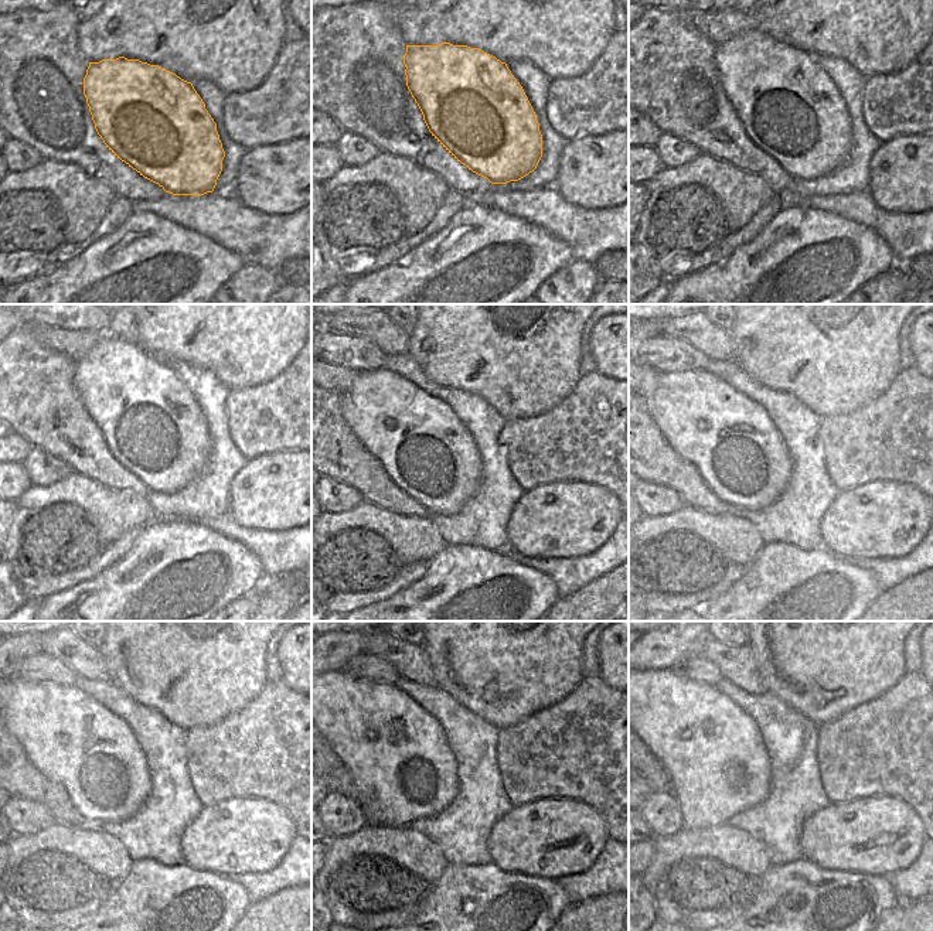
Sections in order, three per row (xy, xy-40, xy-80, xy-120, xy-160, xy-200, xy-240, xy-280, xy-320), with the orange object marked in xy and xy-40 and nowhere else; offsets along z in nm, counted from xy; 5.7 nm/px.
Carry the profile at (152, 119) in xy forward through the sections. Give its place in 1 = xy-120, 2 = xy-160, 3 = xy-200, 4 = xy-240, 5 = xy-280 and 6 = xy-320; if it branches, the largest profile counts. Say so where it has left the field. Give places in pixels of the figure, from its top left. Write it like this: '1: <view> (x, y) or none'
1: xy-120 (152, 423)
2: xy-160 (428, 453)
3: xy-200 (741, 456)
4: xy-240 (71, 739)
5: xy-280 (397, 753)
6: xy-320 (712, 752)

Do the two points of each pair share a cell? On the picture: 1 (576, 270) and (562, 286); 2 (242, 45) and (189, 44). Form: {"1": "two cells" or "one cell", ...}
{"1": "one cell", "2": "one cell"}

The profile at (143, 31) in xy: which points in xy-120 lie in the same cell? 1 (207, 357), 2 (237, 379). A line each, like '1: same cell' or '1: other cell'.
1: same cell
2: same cell

